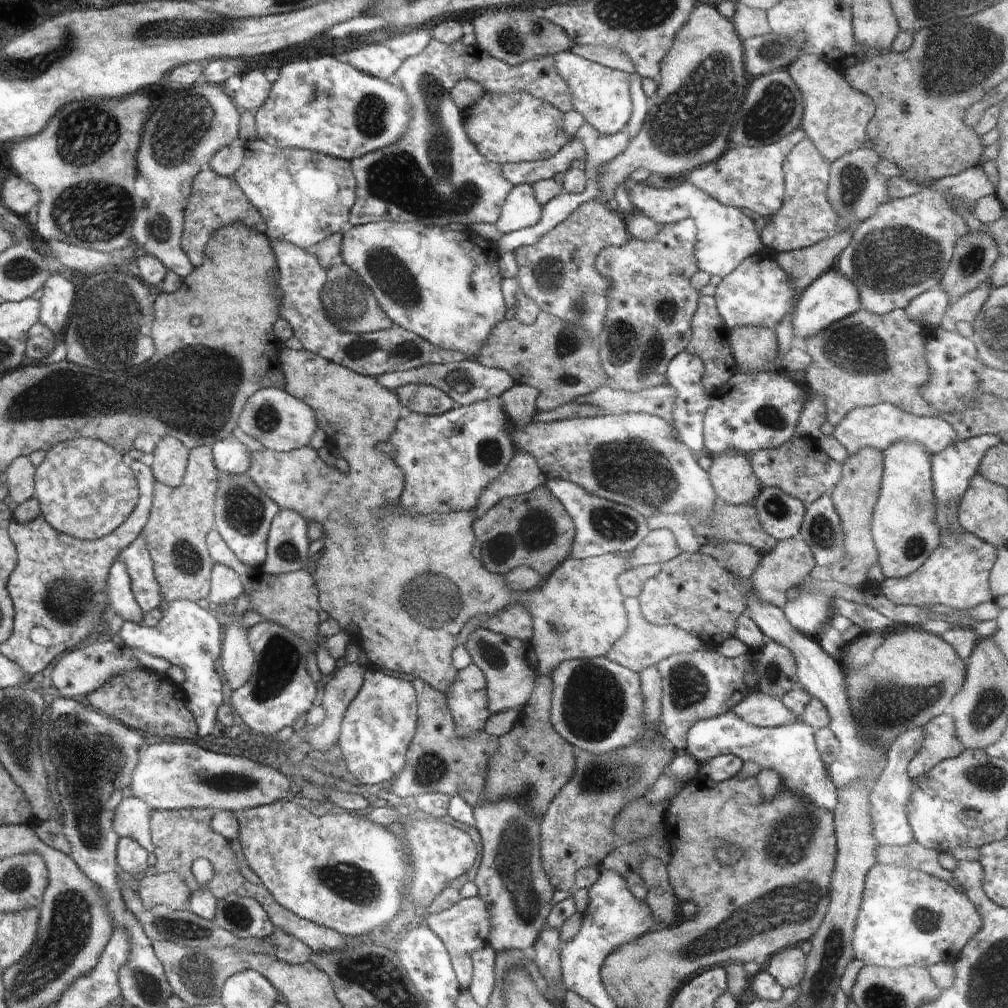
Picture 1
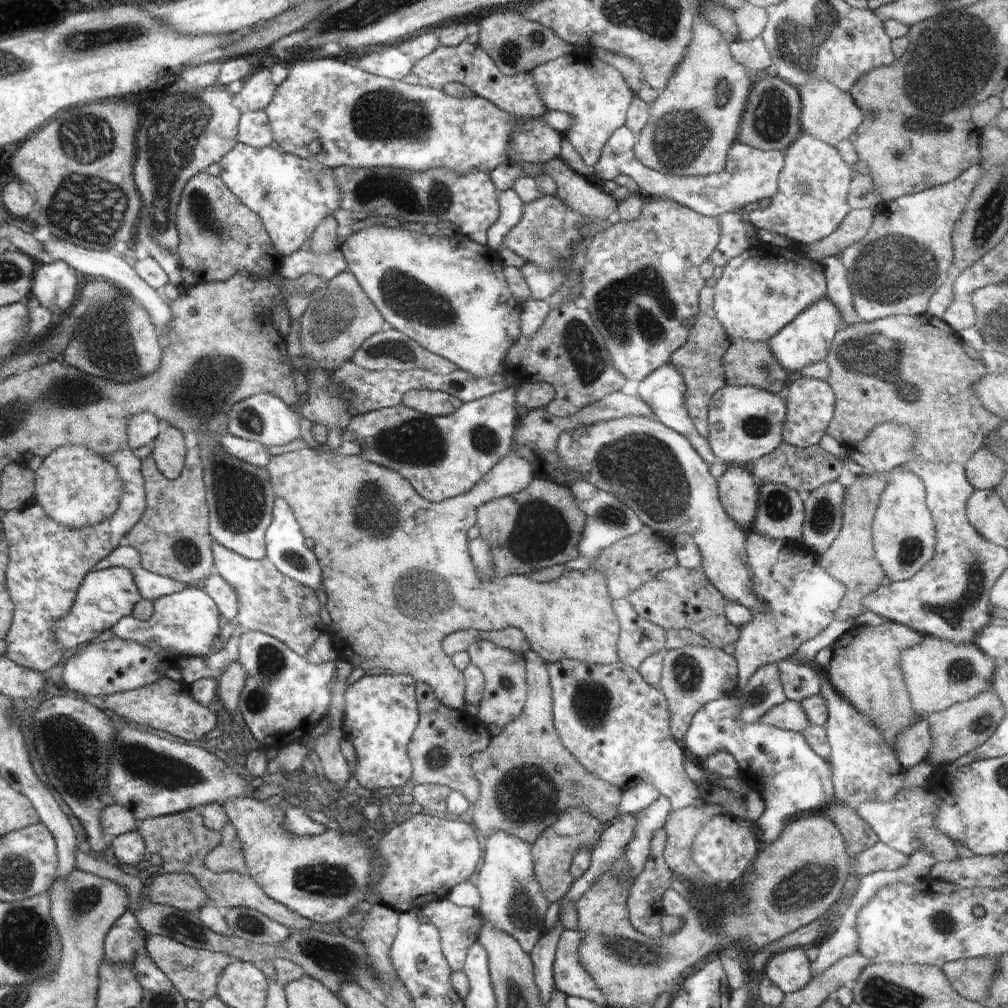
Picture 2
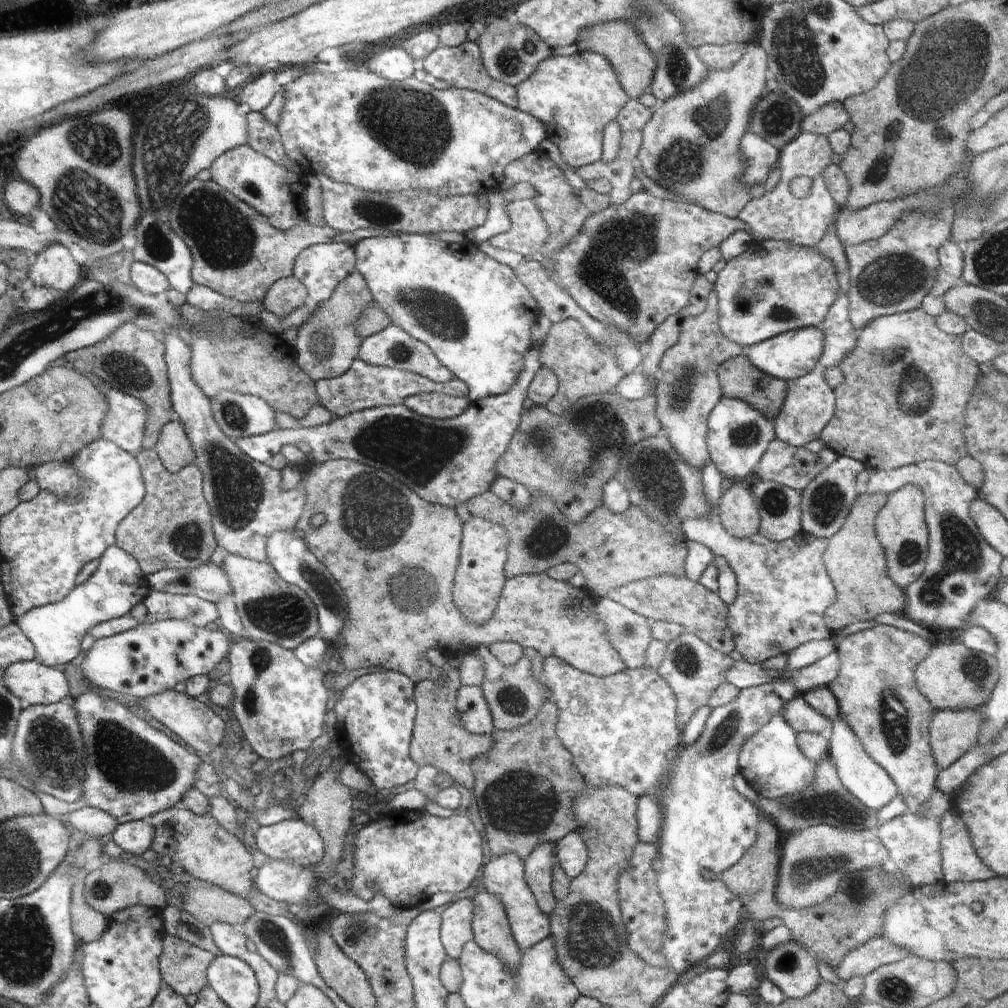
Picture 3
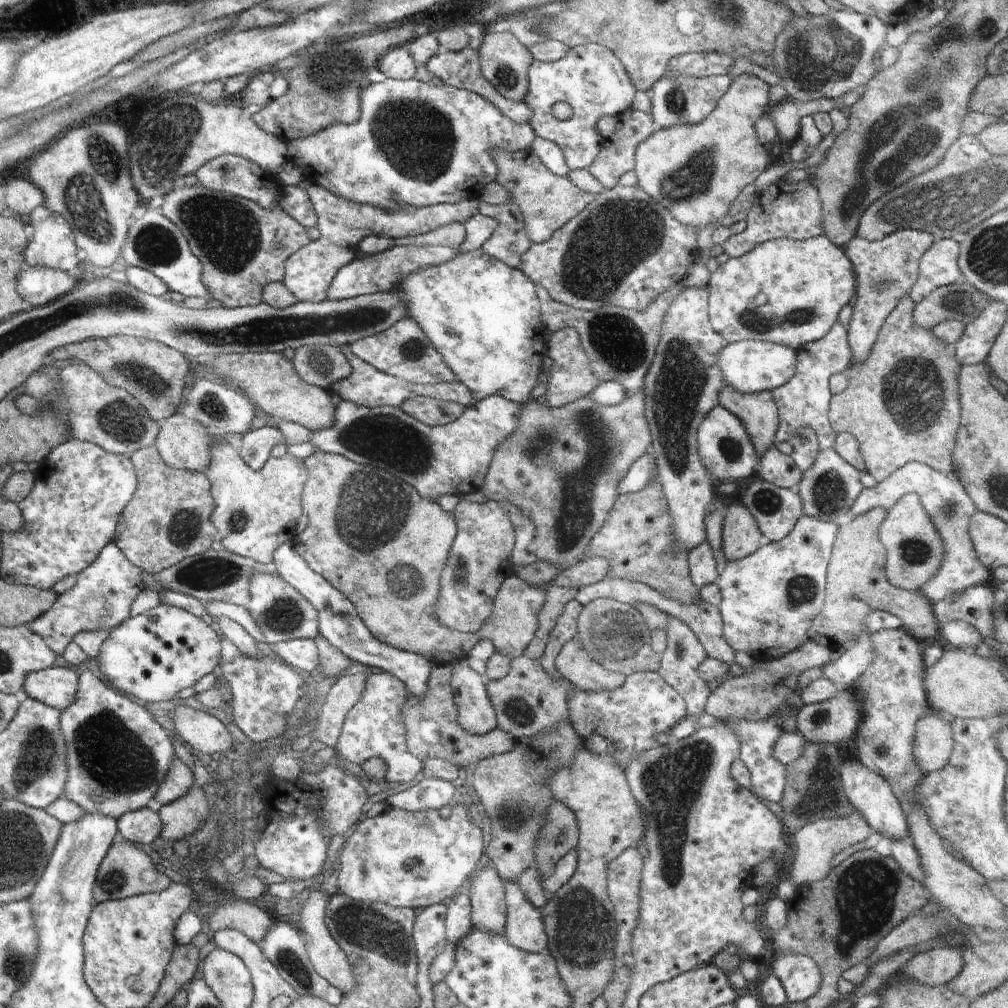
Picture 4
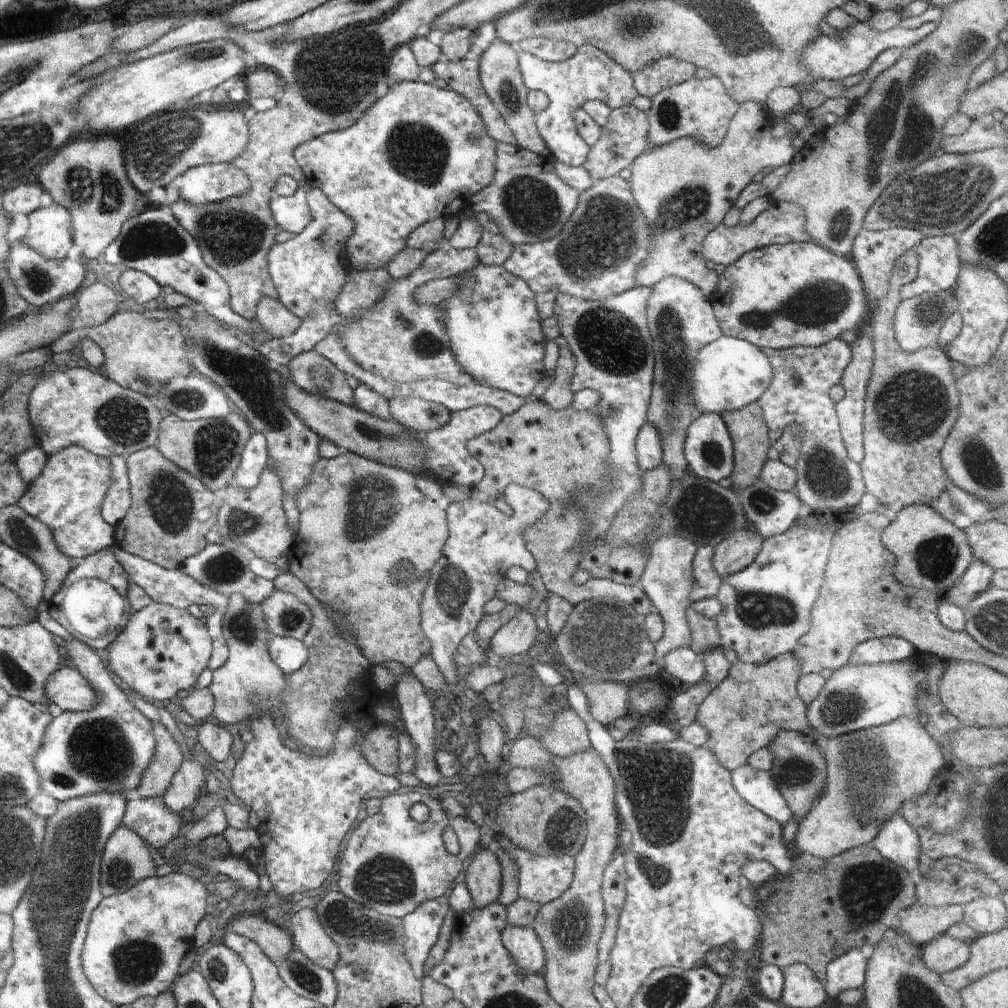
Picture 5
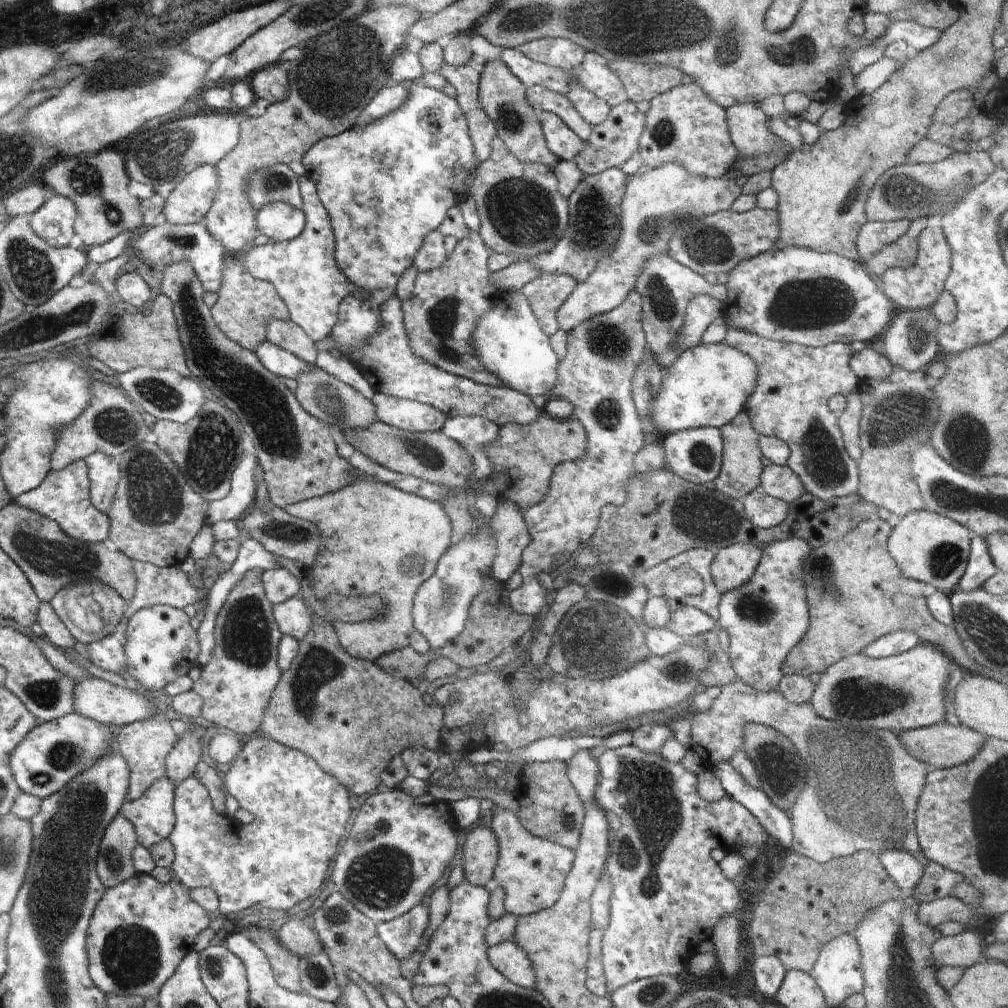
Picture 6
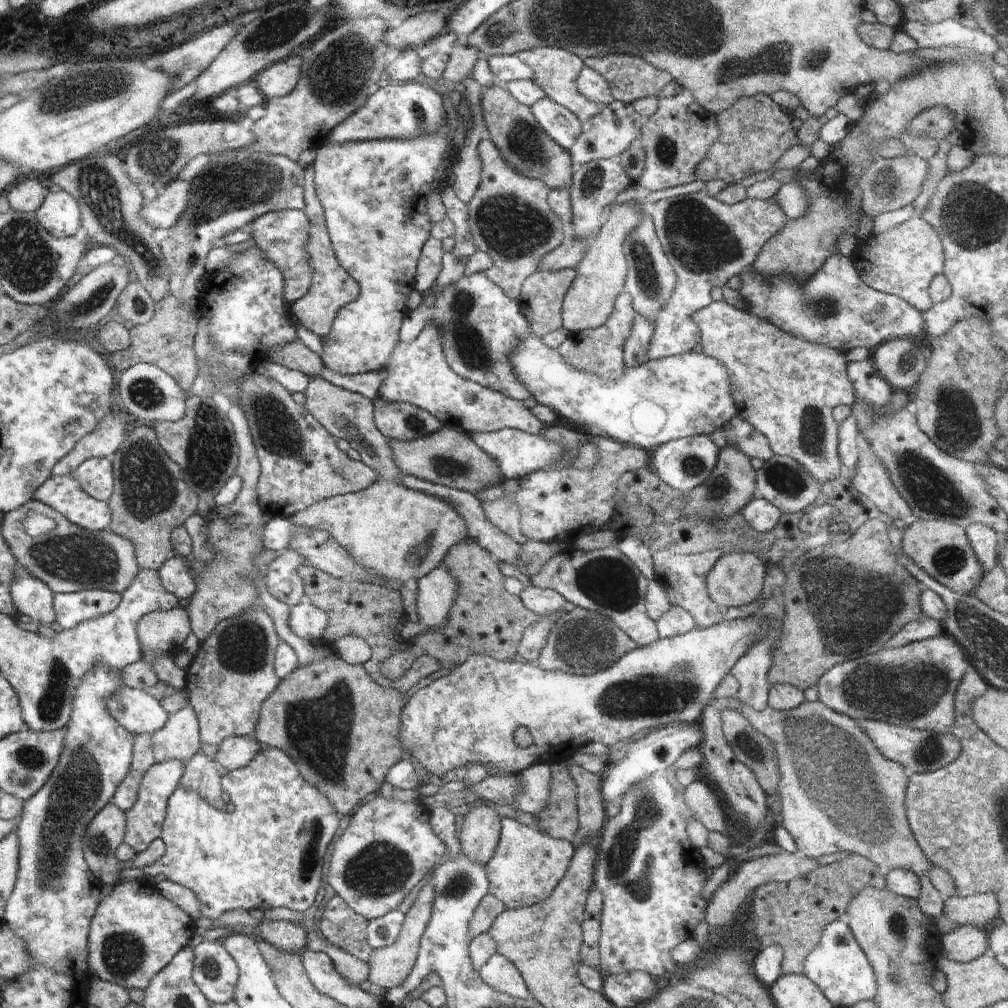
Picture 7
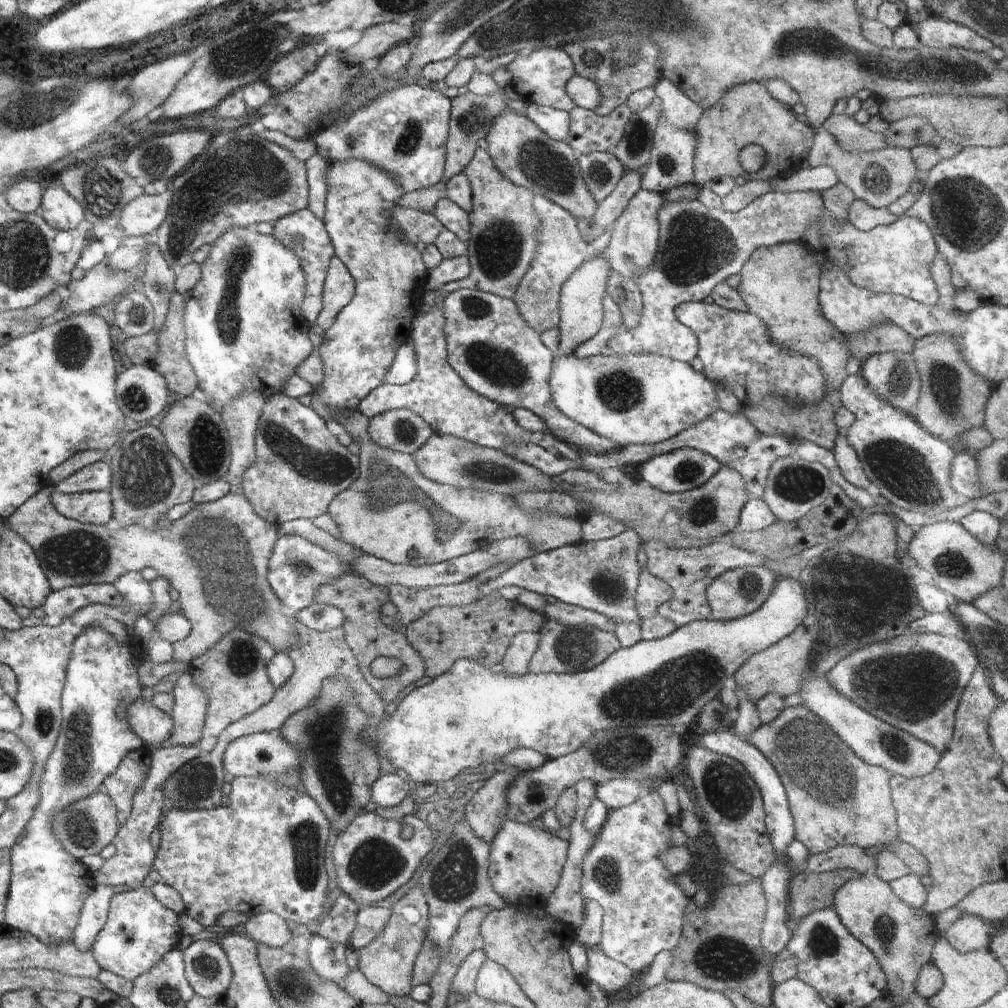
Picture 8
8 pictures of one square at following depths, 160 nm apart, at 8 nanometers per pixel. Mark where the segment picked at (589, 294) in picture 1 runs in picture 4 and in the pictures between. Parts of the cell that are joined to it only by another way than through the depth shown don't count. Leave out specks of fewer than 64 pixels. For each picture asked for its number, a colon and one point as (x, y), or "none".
2: (550, 235)
3: (528, 231)
4: (509, 241)

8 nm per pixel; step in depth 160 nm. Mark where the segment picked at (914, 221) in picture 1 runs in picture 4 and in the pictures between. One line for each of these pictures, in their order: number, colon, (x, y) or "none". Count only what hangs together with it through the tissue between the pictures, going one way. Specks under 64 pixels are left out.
2: (904, 258)
3: (892, 274)
4: (885, 271)

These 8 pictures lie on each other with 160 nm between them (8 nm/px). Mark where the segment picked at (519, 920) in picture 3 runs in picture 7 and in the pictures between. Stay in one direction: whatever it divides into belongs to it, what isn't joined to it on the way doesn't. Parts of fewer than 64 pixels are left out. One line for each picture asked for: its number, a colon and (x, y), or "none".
4: (525, 928)
5: (522, 943)
6: (508, 957)
7: (501, 974)

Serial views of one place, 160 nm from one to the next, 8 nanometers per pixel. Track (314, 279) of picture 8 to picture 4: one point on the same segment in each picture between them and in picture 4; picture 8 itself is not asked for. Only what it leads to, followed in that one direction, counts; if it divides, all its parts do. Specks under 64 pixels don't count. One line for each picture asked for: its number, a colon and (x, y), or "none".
4: (295, 202)
5: (291, 213)
6: (279, 221)
7: (283, 234)

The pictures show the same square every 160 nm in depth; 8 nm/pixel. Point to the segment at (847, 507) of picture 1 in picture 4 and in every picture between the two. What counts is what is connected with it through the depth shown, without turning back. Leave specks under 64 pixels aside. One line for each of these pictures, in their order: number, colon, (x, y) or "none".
2: (850, 559)
3: (854, 559)
4: (857, 583)

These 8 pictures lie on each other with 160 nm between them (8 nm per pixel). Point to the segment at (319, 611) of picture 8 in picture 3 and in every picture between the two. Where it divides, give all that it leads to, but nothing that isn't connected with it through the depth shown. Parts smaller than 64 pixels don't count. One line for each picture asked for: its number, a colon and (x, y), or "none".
3: (272, 610)
4: (280, 611)
5: (286, 615)
6: (293, 616)
7: (307, 621)

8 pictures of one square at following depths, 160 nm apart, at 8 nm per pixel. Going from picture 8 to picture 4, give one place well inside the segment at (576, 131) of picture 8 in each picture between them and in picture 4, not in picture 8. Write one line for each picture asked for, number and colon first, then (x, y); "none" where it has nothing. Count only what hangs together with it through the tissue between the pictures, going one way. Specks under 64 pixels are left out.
4: (617, 154)
5: (626, 135)
6: (611, 143)
7: (607, 135)

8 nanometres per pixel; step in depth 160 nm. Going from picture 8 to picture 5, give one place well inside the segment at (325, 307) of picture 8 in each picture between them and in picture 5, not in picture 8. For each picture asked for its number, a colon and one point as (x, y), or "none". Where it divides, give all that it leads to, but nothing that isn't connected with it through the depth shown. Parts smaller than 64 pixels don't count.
5: (313, 265)
6: (303, 270)
7: (332, 287)

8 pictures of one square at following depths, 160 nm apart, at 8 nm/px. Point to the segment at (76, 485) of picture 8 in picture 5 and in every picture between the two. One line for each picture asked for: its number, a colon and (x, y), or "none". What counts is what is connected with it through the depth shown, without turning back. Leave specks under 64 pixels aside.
5: (118, 500)
6: (105, 473)
7: (95, 475)

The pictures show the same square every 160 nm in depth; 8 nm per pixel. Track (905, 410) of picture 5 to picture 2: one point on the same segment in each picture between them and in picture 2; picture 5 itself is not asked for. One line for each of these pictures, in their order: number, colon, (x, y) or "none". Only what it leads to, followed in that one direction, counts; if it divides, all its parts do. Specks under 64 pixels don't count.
2: (912, 370)
3: (878, 420)
4: (908, 370)

